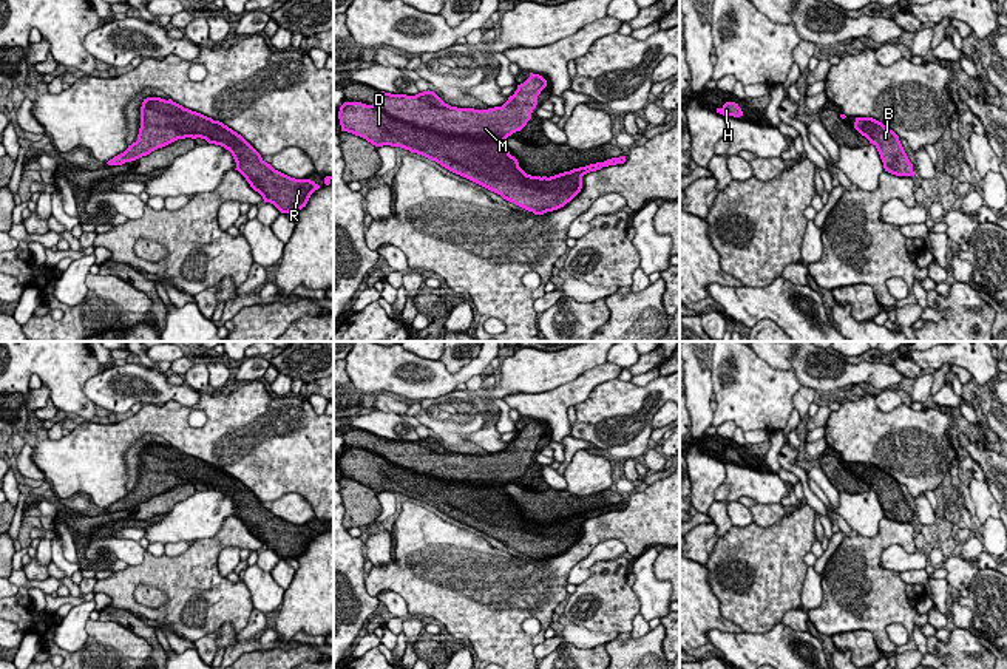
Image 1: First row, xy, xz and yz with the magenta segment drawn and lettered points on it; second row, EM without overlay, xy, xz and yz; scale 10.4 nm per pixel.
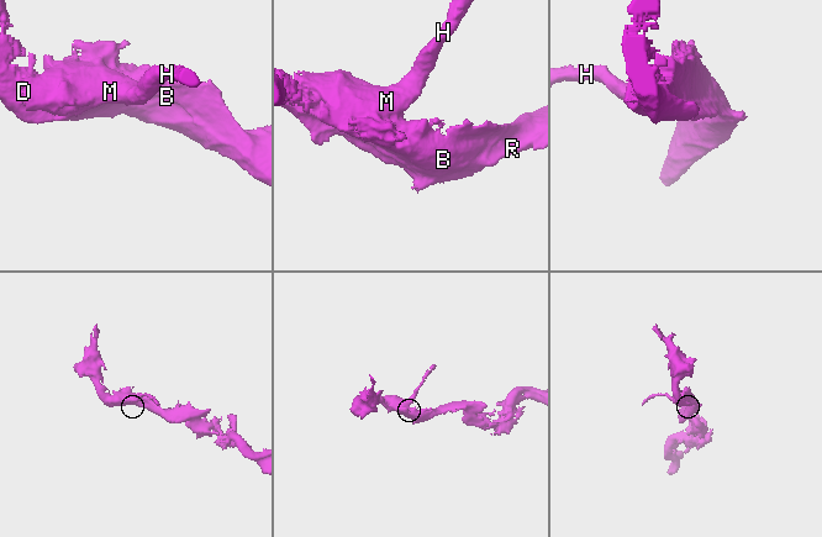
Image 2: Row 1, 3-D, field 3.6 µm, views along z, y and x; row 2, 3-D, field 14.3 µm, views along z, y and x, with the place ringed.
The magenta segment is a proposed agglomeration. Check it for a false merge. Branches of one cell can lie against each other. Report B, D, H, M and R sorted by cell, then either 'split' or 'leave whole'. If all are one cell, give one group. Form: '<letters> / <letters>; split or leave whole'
B D H M R; leave whole

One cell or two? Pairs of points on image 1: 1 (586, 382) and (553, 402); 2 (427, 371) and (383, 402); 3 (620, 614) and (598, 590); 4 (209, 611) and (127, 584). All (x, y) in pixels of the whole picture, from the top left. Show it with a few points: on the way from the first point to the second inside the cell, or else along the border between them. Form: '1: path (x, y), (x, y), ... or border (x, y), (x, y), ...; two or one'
1: path (578, 390), (561, 399); one
2: border (403, 399), (410, 404); two
3: path (613, 607), (604, 597); one
4: path (189, 590), (175, 577), (147, 577); one

